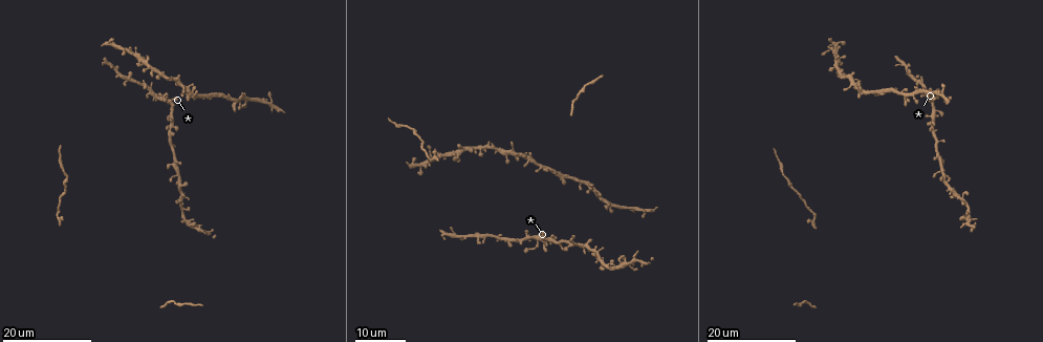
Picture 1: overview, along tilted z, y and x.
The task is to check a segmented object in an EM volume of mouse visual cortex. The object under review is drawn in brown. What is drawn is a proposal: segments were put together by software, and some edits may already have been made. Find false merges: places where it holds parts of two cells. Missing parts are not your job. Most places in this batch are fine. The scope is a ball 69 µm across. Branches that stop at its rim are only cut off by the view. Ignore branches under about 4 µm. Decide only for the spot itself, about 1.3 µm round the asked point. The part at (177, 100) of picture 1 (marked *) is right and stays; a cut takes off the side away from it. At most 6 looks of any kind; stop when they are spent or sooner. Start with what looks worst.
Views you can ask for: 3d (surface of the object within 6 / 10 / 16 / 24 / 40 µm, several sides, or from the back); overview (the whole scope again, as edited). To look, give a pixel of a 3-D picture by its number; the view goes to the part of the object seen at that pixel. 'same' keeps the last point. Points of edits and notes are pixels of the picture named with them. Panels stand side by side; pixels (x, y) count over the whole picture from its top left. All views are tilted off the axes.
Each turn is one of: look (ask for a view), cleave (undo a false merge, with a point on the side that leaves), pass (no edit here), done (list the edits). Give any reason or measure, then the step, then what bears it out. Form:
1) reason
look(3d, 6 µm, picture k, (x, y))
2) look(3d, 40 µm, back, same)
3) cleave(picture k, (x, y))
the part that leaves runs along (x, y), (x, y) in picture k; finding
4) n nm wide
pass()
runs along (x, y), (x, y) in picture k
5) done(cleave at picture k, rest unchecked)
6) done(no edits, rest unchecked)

four or more arms meet
look(3d, 24 µm, picture 1, (171, 102))

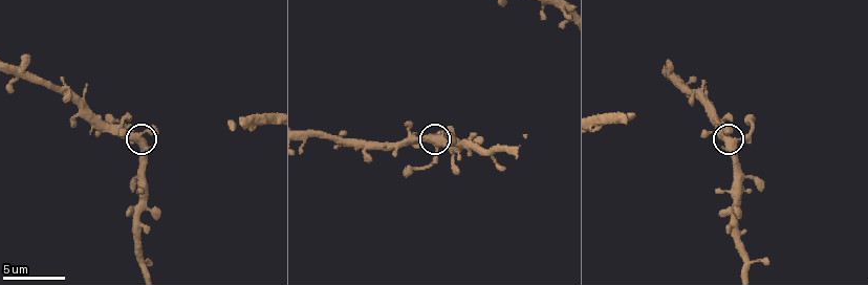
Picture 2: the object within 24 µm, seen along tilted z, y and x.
look(3d, 6 µm, picture 2, (726, 140))

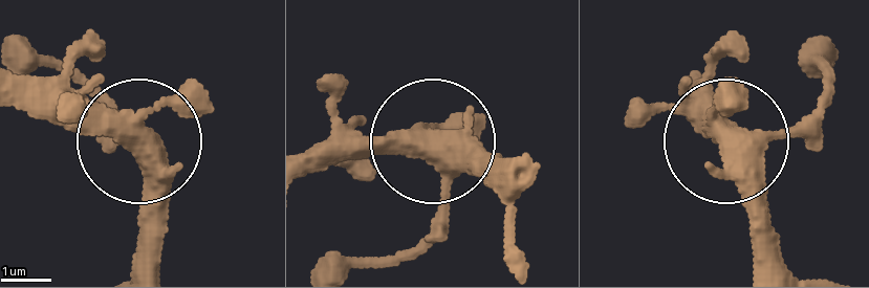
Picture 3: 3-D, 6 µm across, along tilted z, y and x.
pass()
runs along (484, 111), (439, 124), (417, 147), (318, 148) in picture 3; one cell here

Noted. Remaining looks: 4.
look(3d, 10 µm, picture 2, (614, 121))

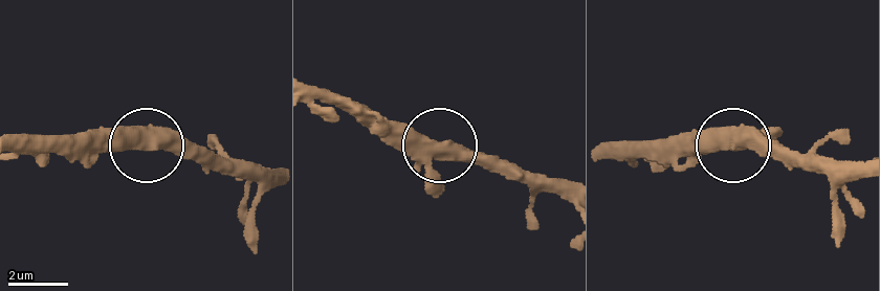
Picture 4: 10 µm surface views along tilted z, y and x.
look(3d, 10 µm, back, picture 4, (737, 143))

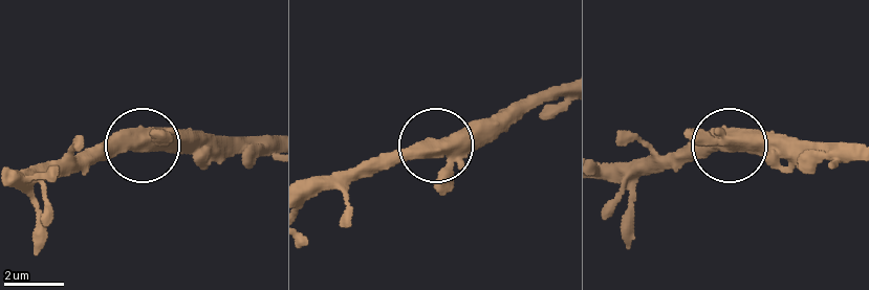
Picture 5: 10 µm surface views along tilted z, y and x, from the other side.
510 nm wide
pass()
all the same cell

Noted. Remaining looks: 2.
two arms in line, one across
look(3d, 16 µm, picture 1, (604, 263))

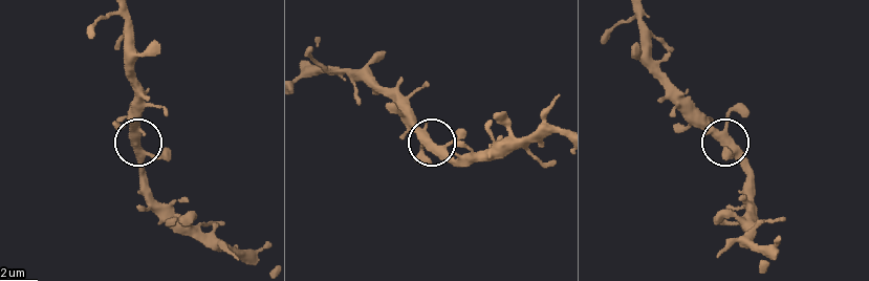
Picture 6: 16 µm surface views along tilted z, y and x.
look(3d, 10 µm, picture 6, (428, 140))

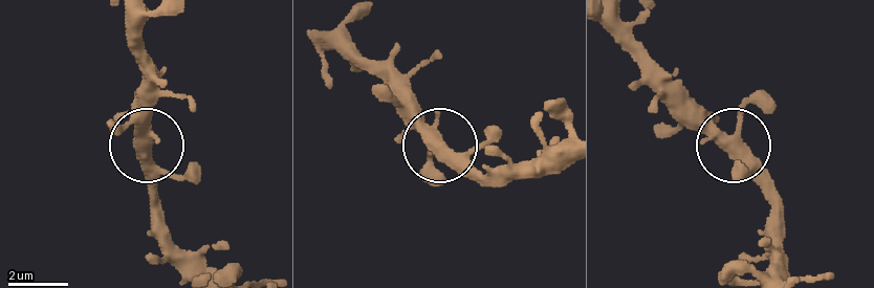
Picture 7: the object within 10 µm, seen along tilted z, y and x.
3 arms
pass()
one cell here

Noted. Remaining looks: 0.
done(no edits, rest unchecked)

